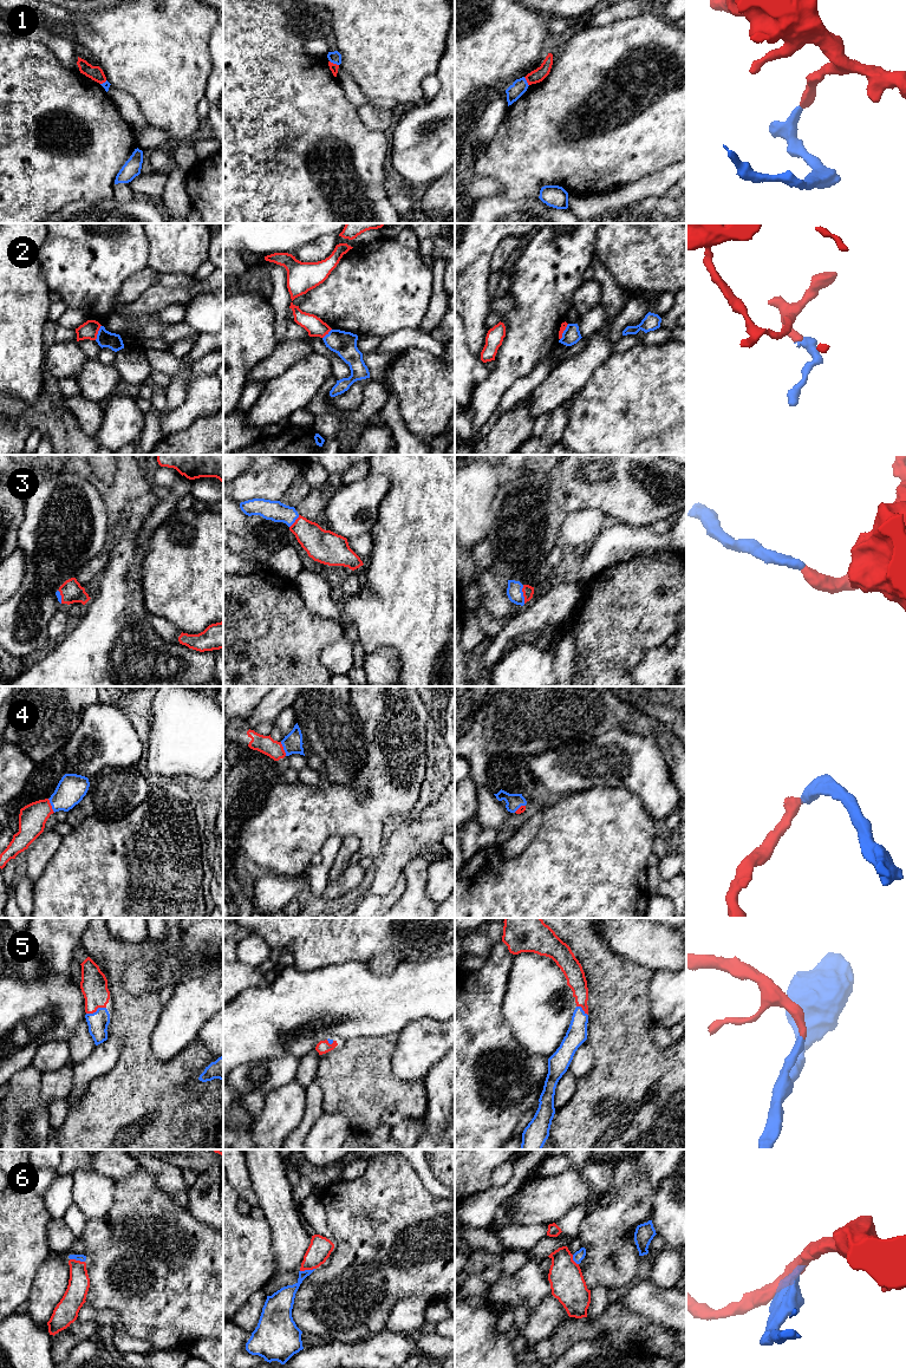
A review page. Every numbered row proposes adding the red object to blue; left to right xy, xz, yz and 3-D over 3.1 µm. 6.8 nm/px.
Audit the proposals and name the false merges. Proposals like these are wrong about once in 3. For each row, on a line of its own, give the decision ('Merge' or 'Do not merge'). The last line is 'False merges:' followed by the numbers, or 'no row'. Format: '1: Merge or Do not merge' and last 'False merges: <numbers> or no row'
1: Do not merge
2: Do not merge
3: Merge
4: Merge
5: Merge
6: Do not merge
False merges: 1, 2, 6

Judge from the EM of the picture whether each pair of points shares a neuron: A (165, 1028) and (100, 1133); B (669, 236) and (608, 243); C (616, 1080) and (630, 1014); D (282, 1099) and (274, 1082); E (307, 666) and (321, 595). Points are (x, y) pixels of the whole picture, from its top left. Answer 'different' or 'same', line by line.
A: different
B: same
C: same
D: different
E: different

